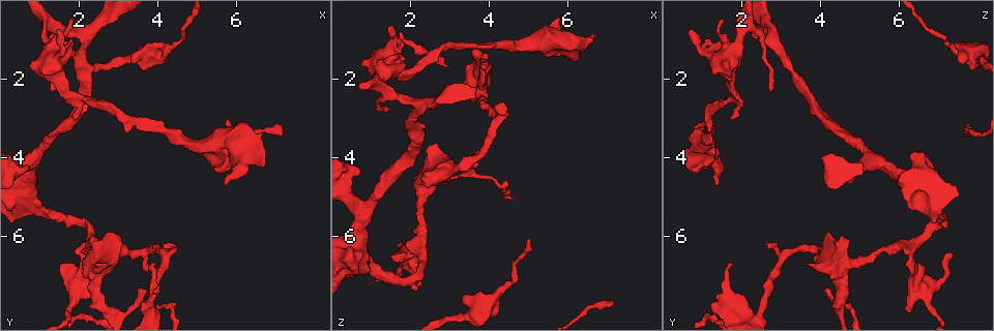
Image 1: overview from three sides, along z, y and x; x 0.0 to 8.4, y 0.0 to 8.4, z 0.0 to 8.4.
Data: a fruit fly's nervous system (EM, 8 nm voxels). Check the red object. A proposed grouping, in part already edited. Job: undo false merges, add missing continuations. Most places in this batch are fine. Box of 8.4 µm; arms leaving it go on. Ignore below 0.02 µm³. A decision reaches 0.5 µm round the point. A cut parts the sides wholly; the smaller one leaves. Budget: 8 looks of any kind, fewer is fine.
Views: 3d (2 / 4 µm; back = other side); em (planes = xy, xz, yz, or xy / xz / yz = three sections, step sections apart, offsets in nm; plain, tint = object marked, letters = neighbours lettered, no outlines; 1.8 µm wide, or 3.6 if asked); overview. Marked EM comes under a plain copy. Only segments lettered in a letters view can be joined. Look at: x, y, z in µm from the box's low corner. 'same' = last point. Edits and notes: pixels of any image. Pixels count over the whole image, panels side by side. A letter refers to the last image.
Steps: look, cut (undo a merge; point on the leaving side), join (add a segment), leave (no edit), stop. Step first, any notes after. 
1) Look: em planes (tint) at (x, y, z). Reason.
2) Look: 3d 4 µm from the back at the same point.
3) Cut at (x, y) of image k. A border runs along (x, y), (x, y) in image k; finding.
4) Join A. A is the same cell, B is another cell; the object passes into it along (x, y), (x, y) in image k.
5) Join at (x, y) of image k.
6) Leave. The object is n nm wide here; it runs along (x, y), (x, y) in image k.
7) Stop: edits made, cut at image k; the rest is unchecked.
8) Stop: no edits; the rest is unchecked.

Look: 3d 4 µm at (6.70, 3.95, 0.85). Touches itself.

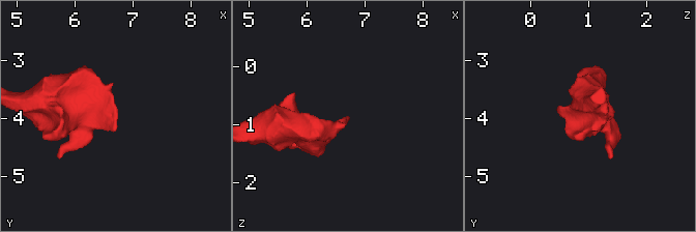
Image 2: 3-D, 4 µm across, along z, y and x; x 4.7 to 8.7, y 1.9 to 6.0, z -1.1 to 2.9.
Look: em yz step 4 (letters) at (6.70, 4.00, 0.90).

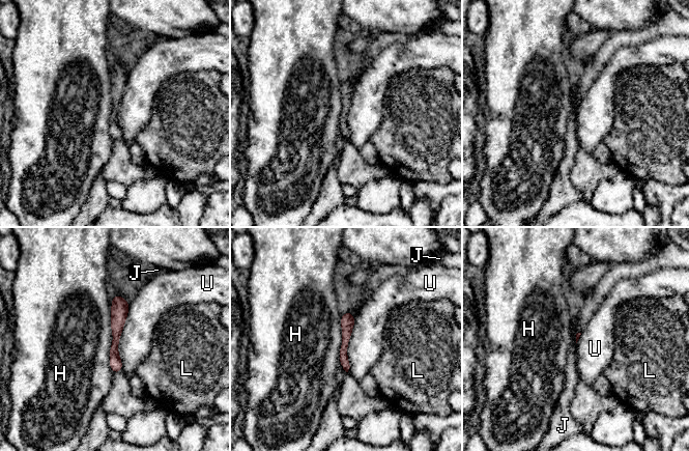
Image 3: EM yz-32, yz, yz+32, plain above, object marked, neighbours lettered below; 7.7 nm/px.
Look: em planes (letters) at the same point. Another direction.

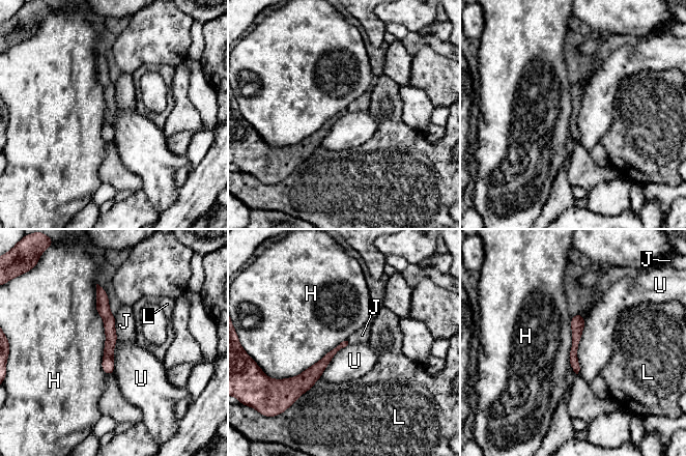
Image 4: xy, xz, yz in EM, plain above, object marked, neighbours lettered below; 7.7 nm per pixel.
Leave. The longest contact is with H, 700 nm; H, J, L and U are other cells; a border runs along (586, 321), (577, 350), (577, 373) in image 4; one neuron here.

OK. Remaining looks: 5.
Look: 3d 2 µm at (2.55, 6.65, 4.40). Three-way junction.

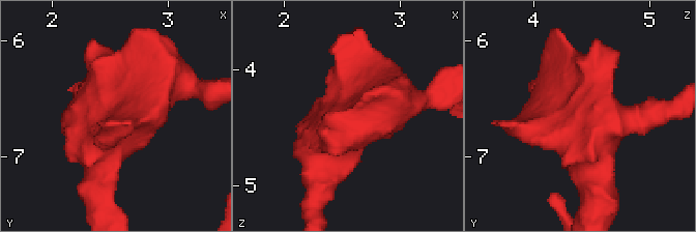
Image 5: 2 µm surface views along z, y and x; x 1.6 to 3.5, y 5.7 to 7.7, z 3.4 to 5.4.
Look: em planes (letters) at (2.56, 6.62, 4.42). Need the tissue.

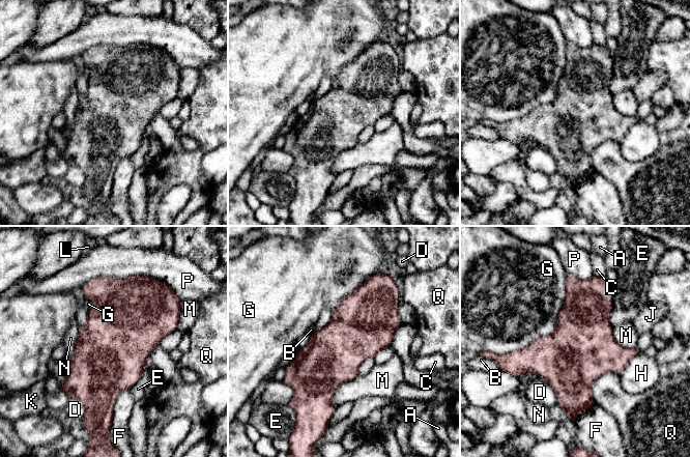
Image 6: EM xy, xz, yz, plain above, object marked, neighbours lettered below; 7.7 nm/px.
Leave. The object is 460 nm wide here; A, B, C, D, E, F, G, H, J, K, L, M, N, P and Q are other cells; a border runs along (567, 274), (556, 329), (506, 354) in image 6; all the same neuron.

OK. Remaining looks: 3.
Look: 3d 4 µm at (2.00, 7.20, 6.45). Calibre changes.

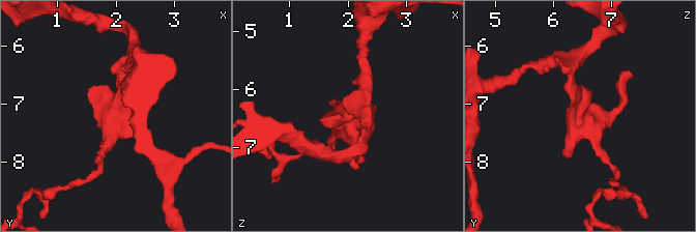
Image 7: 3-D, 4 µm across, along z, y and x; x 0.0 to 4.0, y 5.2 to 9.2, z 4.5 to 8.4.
Look: em xy step 4 (tint) at (2.00, 7.20, 6.45). Shape alone is not enough.

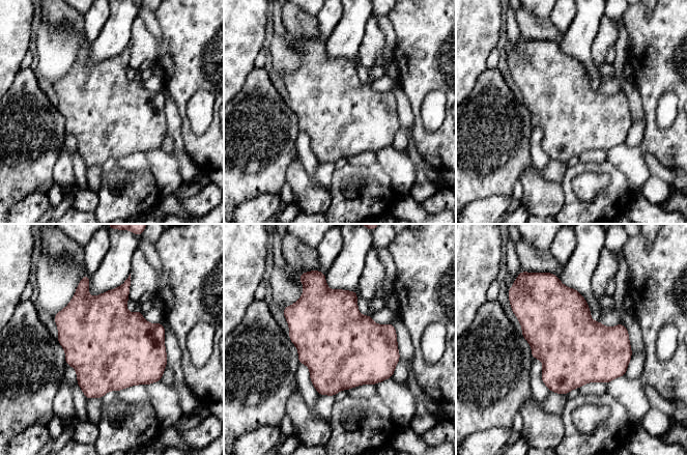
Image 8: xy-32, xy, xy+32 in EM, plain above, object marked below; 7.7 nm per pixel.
Look: em planes (letters) at the same point.

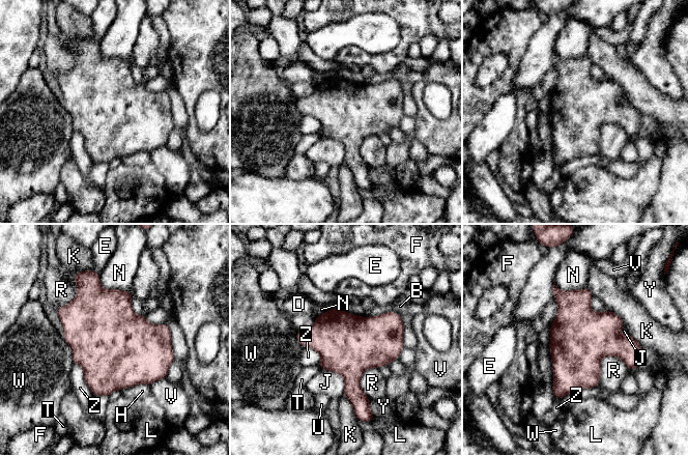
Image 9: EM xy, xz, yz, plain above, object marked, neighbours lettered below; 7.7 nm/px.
Leave. B, D, E, F, H, J, K, L, N, R, T, U, V, W, Y and Z are other cells; continuous, no second neuron.

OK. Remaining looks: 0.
Stop: no edits; the rest is unchecked.

